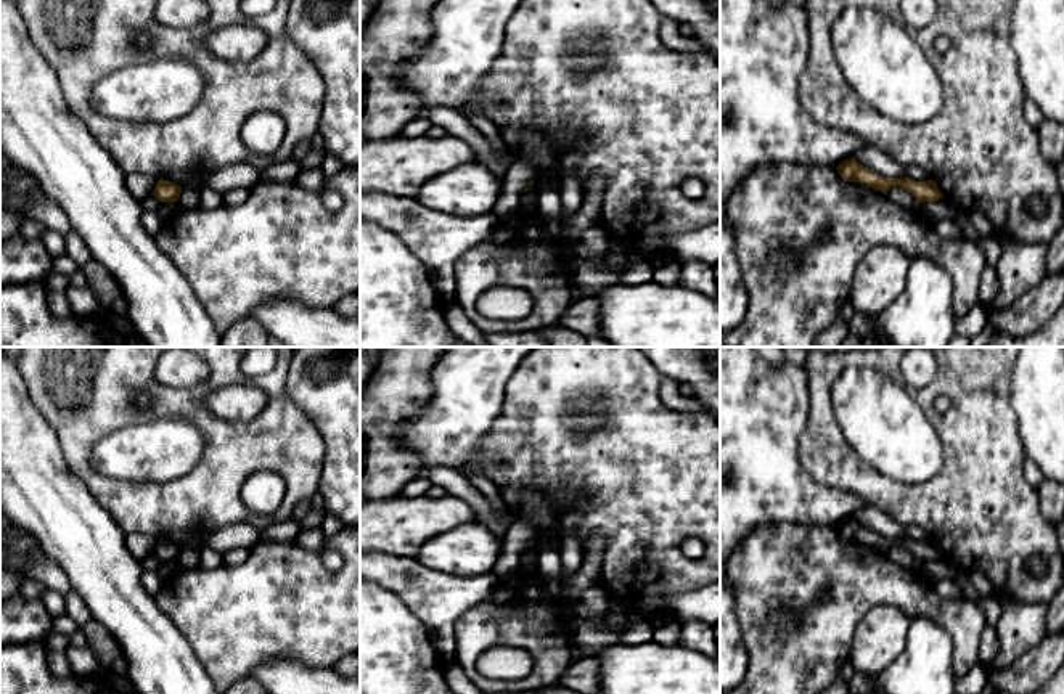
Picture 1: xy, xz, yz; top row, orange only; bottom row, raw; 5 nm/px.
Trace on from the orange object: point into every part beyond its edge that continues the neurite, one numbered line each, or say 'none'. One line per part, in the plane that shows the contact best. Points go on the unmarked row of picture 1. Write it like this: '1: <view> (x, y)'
none

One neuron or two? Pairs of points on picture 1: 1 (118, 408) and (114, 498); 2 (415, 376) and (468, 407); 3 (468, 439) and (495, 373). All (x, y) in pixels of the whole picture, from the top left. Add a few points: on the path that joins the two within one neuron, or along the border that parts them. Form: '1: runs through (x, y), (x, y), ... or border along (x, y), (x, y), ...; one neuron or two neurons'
1: runs through (95, 429), (82, 442), (82, 468), (92, 477); one neuron
2: border along (436, 363), (431, 370), (431, 397), (412, 418); two neurons
3: runs through (468, 423), (468, 400), (479, 389); one neuron

